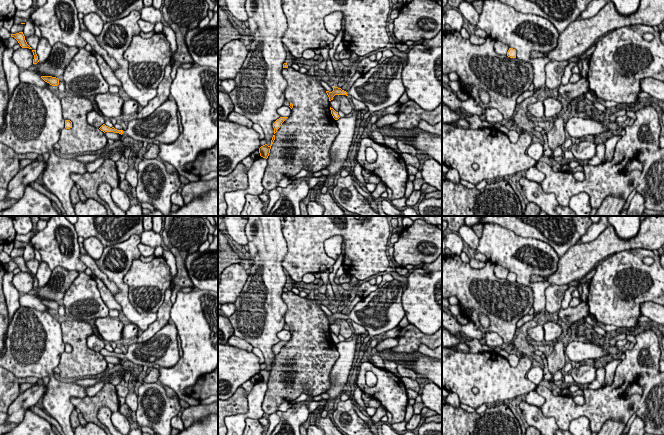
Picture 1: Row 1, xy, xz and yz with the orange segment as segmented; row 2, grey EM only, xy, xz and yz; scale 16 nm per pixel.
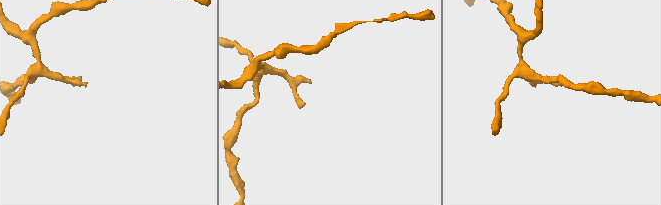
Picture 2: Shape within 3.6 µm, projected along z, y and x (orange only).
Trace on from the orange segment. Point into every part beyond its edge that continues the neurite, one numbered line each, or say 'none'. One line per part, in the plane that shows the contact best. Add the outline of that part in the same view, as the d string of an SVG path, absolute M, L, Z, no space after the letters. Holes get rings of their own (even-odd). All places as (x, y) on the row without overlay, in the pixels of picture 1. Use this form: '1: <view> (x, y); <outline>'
1: xy (162, 349); M170 321L148 341L143 343L129 342L127 344L127 353L123 354L123 358L140 367L153 368L155 365L163 368L173 367L181 358L179 356L177 336L177 328Z

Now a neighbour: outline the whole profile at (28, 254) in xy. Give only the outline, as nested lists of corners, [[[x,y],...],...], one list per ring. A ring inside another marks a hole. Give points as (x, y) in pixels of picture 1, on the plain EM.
[[[27,244],[25,246],[25,249],[24,249],[24,252],[23,252],[23,258],[25,261],[29,261],[29,260],[32,260],[34,259],[34,249],[32,247],[31,244]]]

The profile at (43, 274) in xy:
[[[32,245],[34,249],[34,258],[39,262],[39,267],[36,273],[36,278],[40,287],[45,286],[52,274],[52,270],[48,267],[47,263],[43,262],[39,251]]]

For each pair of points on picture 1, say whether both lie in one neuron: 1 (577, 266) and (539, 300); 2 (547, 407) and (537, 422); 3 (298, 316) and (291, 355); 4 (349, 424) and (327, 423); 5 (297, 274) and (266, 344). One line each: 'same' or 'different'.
1: different
2: different
3: same
4: different
5: different

